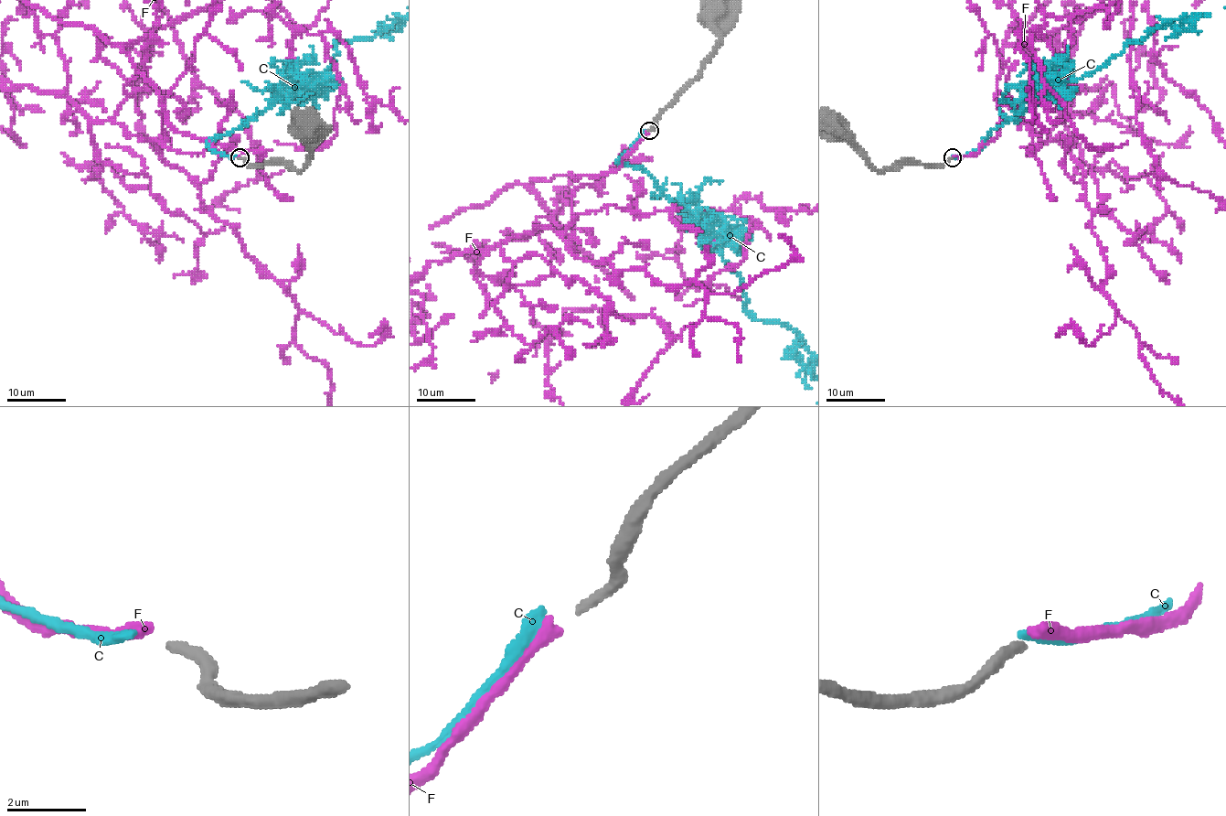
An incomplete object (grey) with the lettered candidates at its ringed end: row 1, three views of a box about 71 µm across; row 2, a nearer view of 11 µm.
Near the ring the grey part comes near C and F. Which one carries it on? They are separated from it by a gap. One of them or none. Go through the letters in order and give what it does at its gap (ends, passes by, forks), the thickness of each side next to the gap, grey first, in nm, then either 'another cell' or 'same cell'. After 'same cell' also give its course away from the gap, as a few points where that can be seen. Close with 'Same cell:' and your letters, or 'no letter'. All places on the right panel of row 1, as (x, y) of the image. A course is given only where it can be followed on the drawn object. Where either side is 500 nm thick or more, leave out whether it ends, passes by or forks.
C: it ends; calibres 260 and 280 nm; another cell
F: it ends; calibres 260 and 360 nm; same cell
Same cell: F

